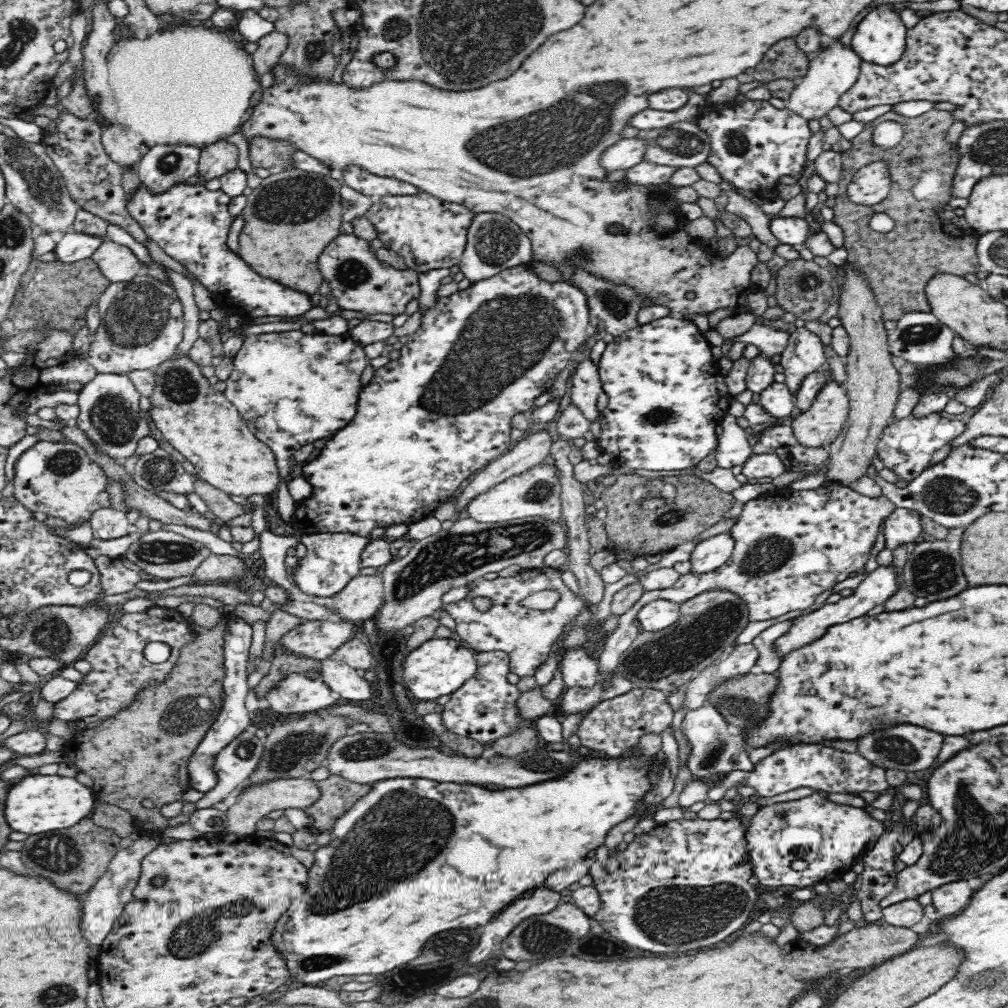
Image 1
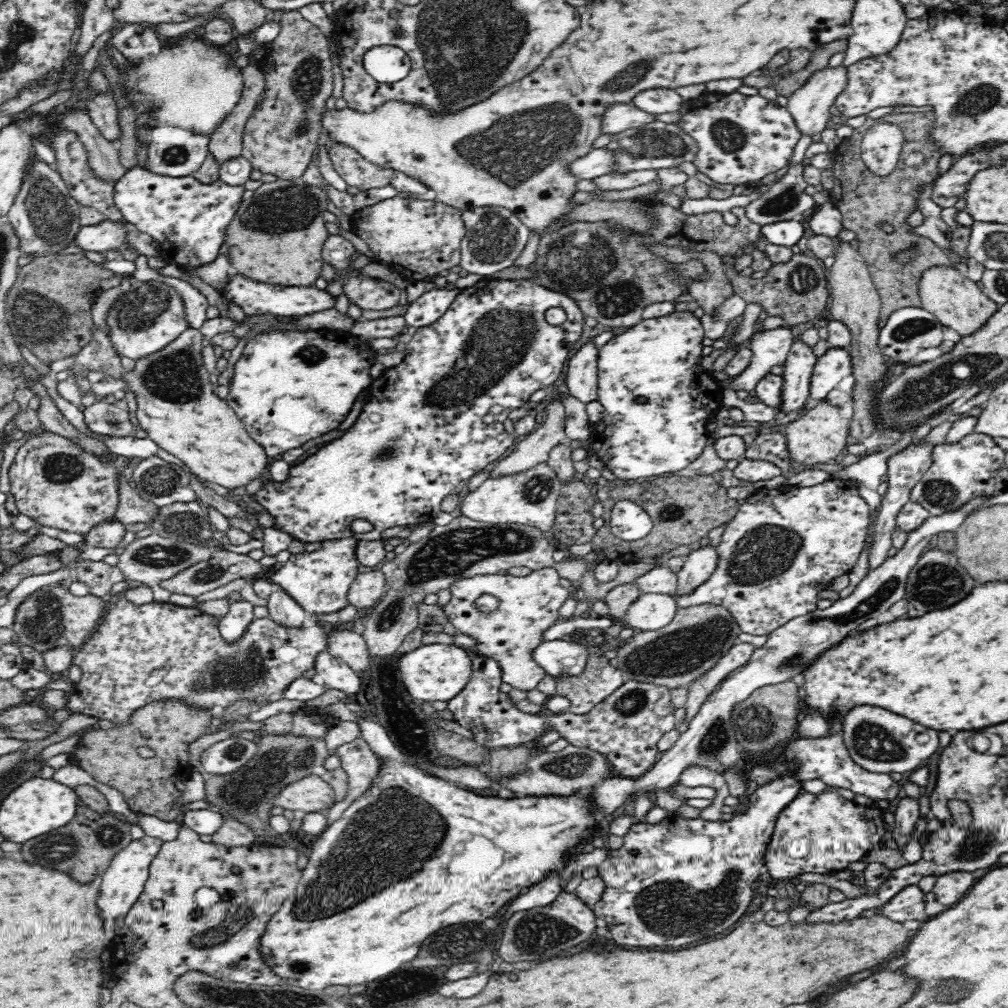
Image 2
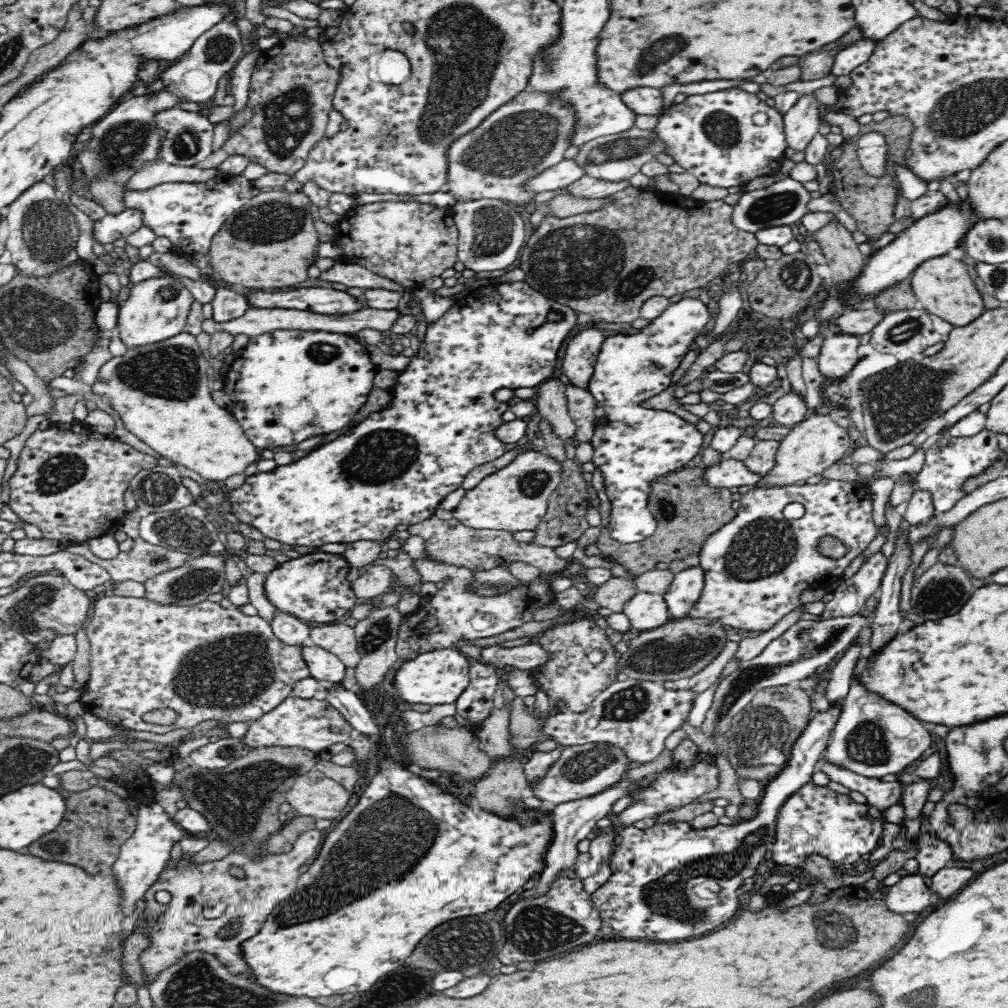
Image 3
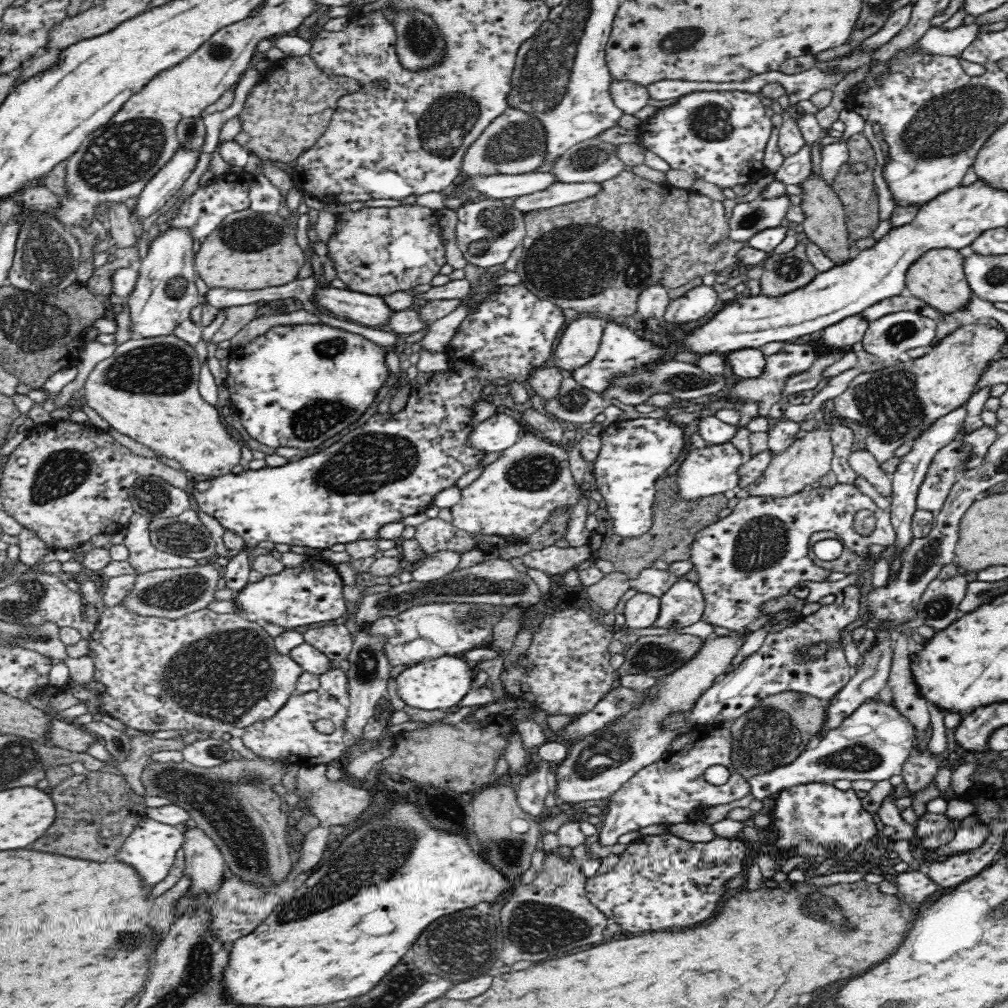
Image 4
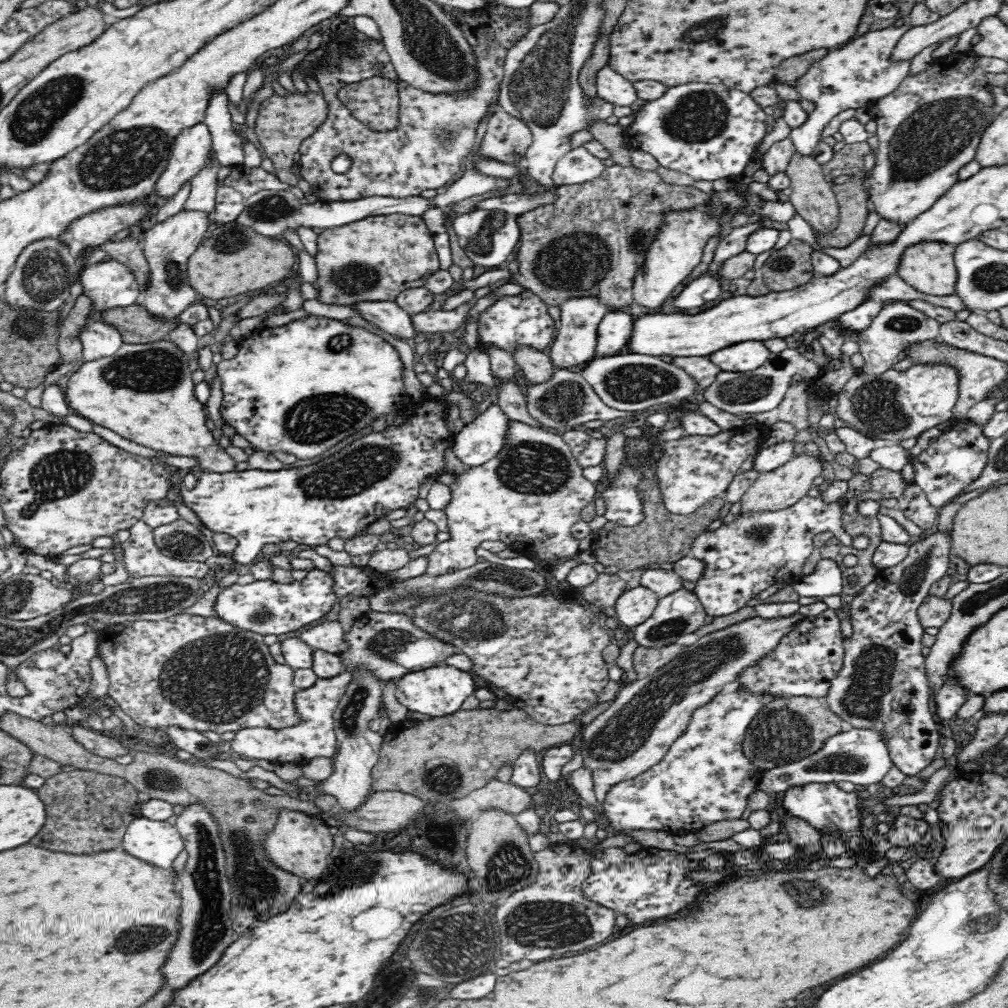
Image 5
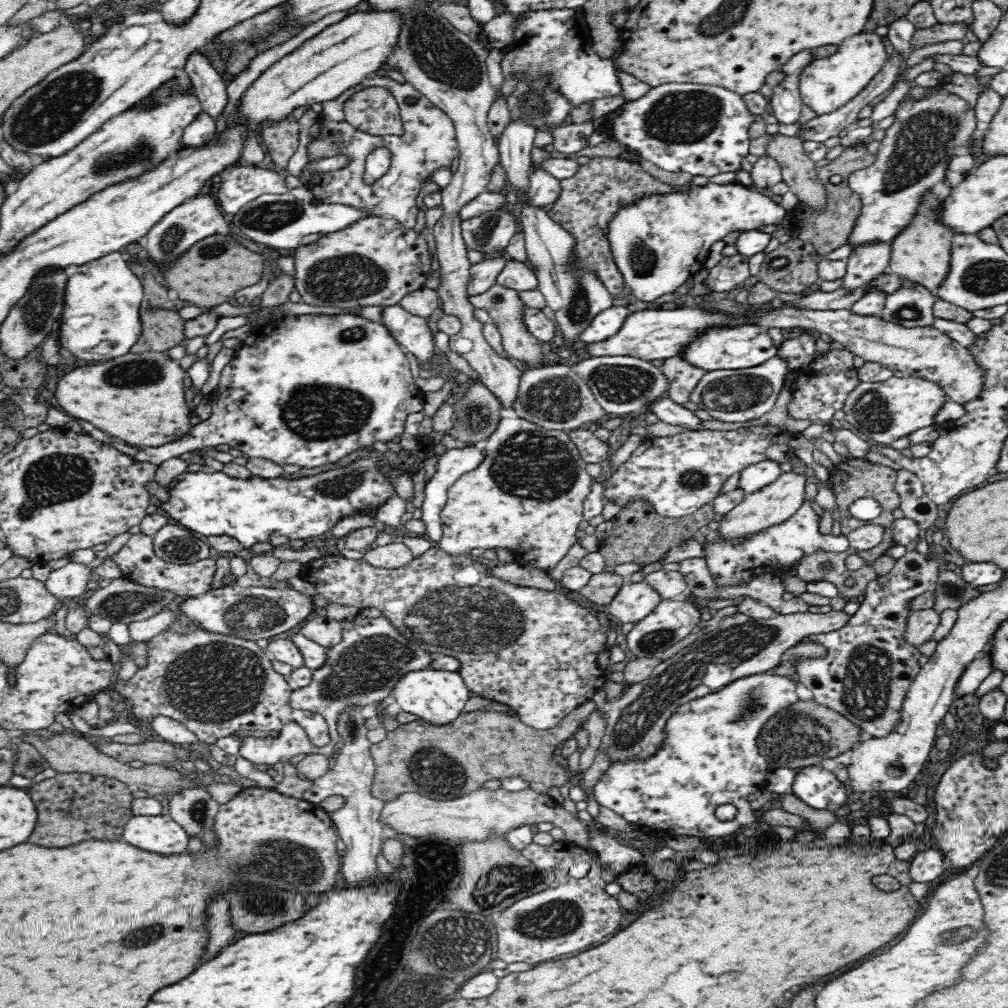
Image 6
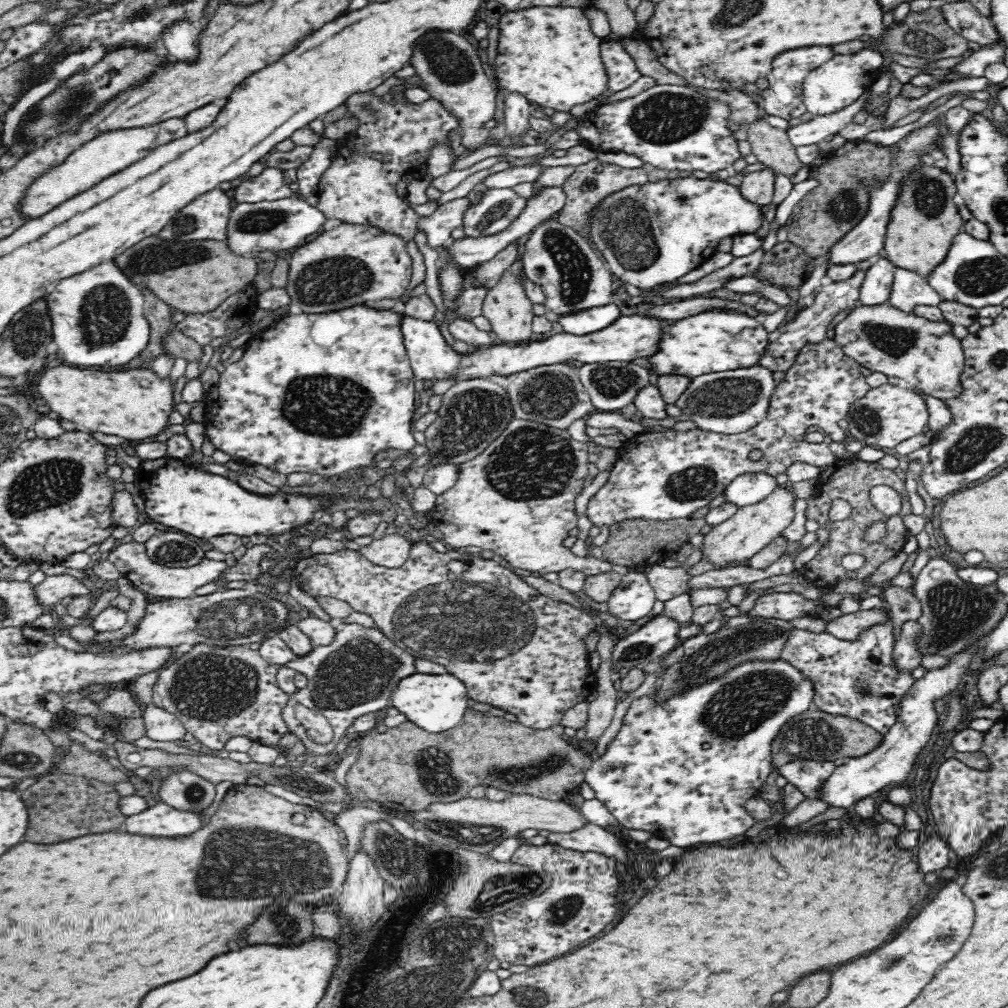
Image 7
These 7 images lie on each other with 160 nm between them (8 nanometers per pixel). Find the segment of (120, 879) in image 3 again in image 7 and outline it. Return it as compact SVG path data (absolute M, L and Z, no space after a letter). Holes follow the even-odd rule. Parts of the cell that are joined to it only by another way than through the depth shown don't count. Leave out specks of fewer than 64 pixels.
M156 802L153 806L148 806L142 812L125 817L126 832L132 834L142 834L142 836L188 836L203 826L201 820L204 810L178 810L164 802Z

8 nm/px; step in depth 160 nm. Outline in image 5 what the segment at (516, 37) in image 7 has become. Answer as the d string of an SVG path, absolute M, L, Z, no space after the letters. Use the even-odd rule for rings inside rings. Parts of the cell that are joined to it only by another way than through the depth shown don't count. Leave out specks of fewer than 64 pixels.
M608 64L596 74L598 98L616 106L631 106L637 99L636 89L628 79L617 74Z

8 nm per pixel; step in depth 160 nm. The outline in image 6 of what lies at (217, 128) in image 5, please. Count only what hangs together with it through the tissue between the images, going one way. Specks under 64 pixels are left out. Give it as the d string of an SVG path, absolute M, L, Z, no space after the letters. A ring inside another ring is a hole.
M203 49L194 50L184 64L183 75L190 80L193 92L203 106L203 110L218 118L228 102L226 87L220 74L210 65Z

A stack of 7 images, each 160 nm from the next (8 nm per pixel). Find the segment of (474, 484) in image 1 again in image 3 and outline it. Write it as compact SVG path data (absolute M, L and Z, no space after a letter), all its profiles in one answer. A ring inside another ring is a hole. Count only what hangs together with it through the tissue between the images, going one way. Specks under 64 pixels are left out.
M560 378L544 380L535 389L536 404L540 417L548 419L554 433L565 440L574 439L578 427L568 413L565 385Z

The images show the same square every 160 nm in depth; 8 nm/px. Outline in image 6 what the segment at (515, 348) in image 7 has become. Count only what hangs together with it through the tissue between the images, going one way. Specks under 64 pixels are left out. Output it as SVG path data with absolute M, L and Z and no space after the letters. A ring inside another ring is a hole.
M688 302L678 304L678 310L638 310L626 318L621 330L606 341L586 343L586 353L590 358L604 358L606 356L628 356L638 358L645 362L673 358L679 356L702 330L719 327L732 327L735 325L749 324L743 318L723 316L716 312L698 310ZM393 305L384 310L381 322L404 351L416 357L419 364L432 362L437 347L427 318L413 316L402 306Z

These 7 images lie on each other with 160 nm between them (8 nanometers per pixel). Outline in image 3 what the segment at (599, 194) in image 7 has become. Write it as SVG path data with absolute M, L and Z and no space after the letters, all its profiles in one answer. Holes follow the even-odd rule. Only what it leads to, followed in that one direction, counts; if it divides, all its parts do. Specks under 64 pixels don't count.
M630 183L624 190L610 194L608 202L592 212L582 212L576 216L568 216L568 218L558 218L554 216L546 216L540 223L539 227L532 233L528 241L525 242L518 254L520 270L523 270L526 279L524 282L536 290L539 294L559 302L564 306L572 308L574 311L586 312L590 314L594 320L604 320L604 322L614 322L614 324L632 323L639 318L639 311L642 309L643 302L654 296L662 296L670 299L676 294L683 294L695 288L704 288L710 282L718 277L726 268L734 268L744 263L744 260L756 246L758 239L755 233L742 231L738 227L734 227L732 223L732 205L724 203L723 200L712 202L704 202L693 199L691 196L682 196L679 191L673 194L664 193L660 189L652 188L650 185L642 187L634 187Z

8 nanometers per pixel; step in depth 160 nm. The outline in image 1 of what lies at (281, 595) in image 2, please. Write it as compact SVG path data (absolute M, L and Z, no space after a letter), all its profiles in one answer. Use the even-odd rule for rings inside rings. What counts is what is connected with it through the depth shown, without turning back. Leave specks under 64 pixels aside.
M263 531L259 537L260 545L257 556L264 559L265 565L261 576L273 580L278 587L286 591L287 598L284 604L296 601L292 596L294 581L286 571L284 560L288 556L286 550L301 542L300 537L300 534L276 534L271 531Z

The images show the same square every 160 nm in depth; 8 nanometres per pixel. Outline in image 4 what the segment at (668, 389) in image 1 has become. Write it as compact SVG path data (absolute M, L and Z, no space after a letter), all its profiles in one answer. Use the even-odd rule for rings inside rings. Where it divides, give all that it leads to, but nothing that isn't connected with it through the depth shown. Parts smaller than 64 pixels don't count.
M696 286L688 290L684 296L671 300L662 319L676 326L698 322L714 310L718 300L719 294L713 286ZM605 320L604 331L601 338L601 344L594 359L586 365L571 371L571 377L594 392L602 392L604 388L610 386L610 378L616 374L624 374L630 370L644 369L651 363L662 361L662 358L668 354L667 346L658 346L654 341L650 342L644 337L639 337L626 327L624 324L616 323L614 320ZM662 414L627 416L602 433L602 446L594 460L594 486L606 503L616 534L624 538L640 536L652 526L654 484L662 472L676 464L684 452L687 433L668 422Z

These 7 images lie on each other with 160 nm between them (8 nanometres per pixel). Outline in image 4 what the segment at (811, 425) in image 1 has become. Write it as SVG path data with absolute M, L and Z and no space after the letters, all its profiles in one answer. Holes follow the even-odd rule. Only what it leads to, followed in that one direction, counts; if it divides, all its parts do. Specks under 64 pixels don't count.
M821 409L813 411L817 421L816 429L807 432L802 439L796 439L785 451L772 457L766 470L762 472L762 477L758 477L752 484L747 486L747 491L753 497L772 497L786 498L791 494L800 492L804 486L819 482L819 478L828 474L830 462L832 462L832 440L830 439L831 430L824 424Z

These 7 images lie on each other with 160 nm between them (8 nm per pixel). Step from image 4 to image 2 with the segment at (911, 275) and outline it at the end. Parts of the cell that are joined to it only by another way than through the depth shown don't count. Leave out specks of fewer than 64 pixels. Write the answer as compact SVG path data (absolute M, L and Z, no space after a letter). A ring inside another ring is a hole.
M932 266L926 269L919 281L919 298L924 310L940 324L966 336L982 329L982 326L998 310L997 302L987 298L976 282L969 280L960 266Z

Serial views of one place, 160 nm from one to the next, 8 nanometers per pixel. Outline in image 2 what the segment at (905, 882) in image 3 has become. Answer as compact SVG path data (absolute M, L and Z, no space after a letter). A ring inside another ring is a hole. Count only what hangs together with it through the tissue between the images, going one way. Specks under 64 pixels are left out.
M910 885L900 890L894 898L883 905L882 911L890 920L906 922L906 920L920 920L924 922L928 915L925 909L925 893L919 885Z

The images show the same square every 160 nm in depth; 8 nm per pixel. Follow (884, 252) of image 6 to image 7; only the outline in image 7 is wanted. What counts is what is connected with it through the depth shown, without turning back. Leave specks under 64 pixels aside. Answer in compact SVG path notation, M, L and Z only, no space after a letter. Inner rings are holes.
M861 265L858 270L848 280L833 283L830 286L819 286L814 303L805 306L797 312L797 316L785 326L779 326L776 330L768 333L768 347L761 355L758 366L766 367L766 369L774 371L788 370L796 358L799 356L800 350L807 345L817 344L824 341L827 336L828 326L832 325L832 321L840 312L844 312L846 308L854 306L860 298L860 290L864 281L864 272L866 265Z

